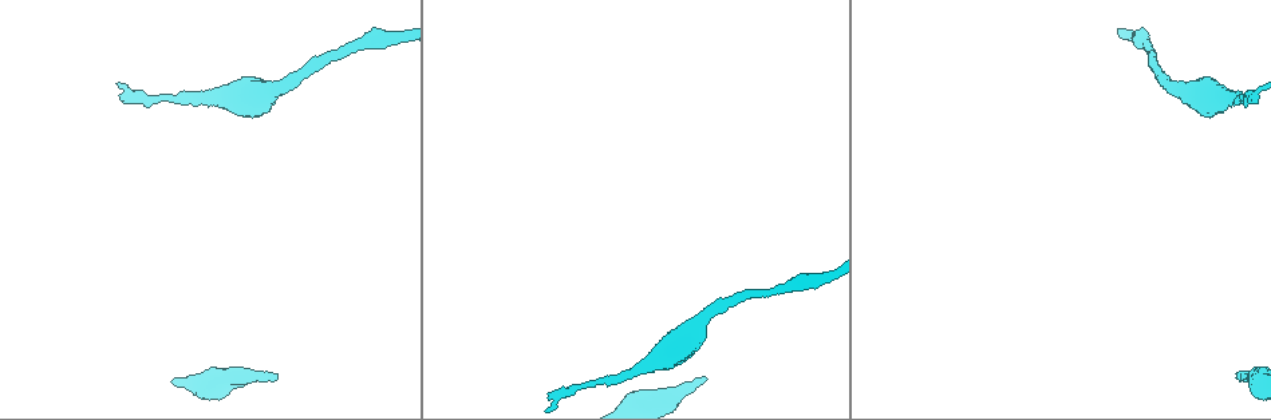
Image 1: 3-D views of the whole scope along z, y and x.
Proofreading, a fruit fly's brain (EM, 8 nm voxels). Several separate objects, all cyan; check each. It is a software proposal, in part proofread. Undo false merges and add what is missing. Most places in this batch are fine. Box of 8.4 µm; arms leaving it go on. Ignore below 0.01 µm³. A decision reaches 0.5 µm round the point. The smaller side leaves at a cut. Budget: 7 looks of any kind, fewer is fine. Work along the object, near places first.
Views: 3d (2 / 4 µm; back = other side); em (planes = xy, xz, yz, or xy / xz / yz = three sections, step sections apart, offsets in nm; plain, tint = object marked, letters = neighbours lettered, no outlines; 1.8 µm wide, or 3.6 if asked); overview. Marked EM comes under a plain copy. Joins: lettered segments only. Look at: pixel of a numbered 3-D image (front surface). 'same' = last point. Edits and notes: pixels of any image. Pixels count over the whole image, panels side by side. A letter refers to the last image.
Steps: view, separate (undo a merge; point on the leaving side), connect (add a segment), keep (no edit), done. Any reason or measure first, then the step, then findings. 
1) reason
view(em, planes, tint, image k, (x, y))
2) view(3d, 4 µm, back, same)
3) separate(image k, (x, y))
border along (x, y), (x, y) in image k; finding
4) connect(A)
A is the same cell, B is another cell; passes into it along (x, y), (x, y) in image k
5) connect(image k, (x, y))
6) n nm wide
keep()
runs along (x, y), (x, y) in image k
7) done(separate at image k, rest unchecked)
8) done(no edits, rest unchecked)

thick turns thin
view(3d, 4 µm, image 1, (1178, 93))

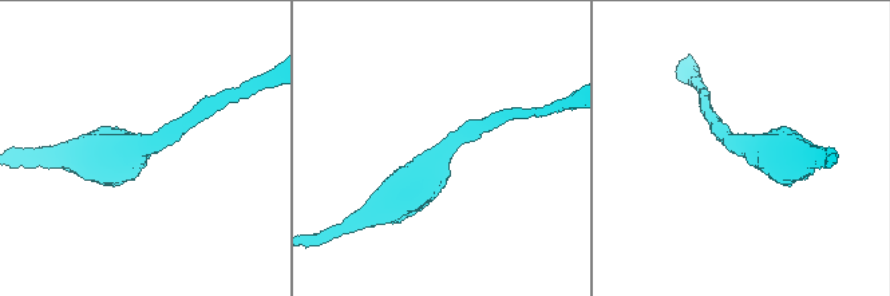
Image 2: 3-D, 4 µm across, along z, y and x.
arms of 220, 600 nm
view(em, planes, letters, image 2, (146, 146))

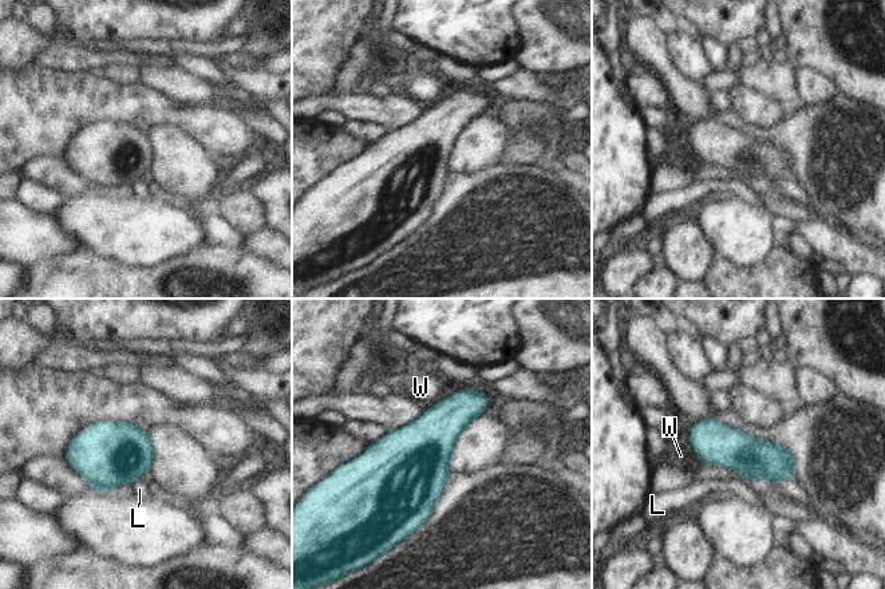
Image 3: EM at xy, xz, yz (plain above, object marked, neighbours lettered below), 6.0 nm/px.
260 nm wide
keep()
L and W are other cells; border along (139, 479), (130, 485) in image 3; one cell here

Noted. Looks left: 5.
thick turns thin
view(3d, 2 µm, image 1, (201, 94))

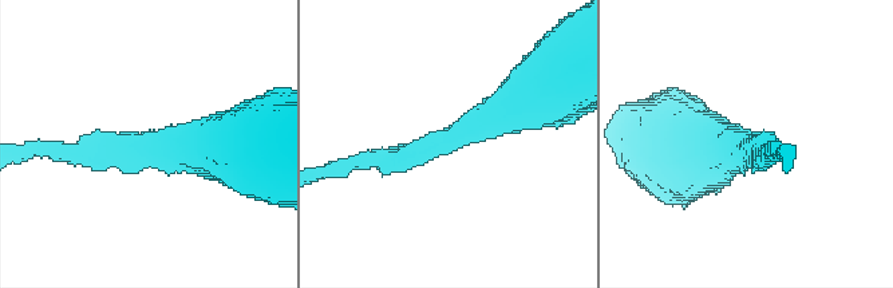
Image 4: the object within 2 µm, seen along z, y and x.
view(em, planes, tint, image 4, (446, 142))

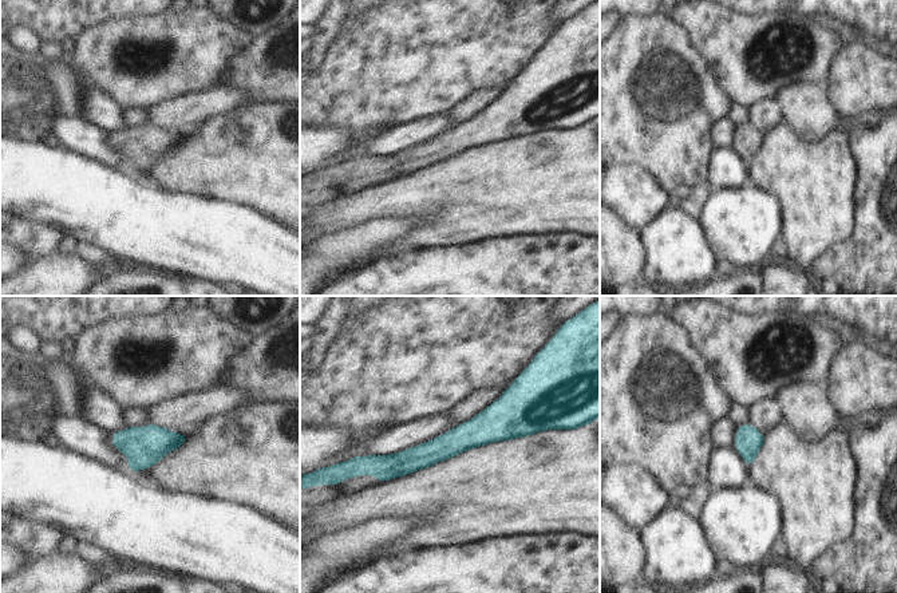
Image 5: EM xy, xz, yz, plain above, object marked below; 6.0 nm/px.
view(em, planes, letters, same)

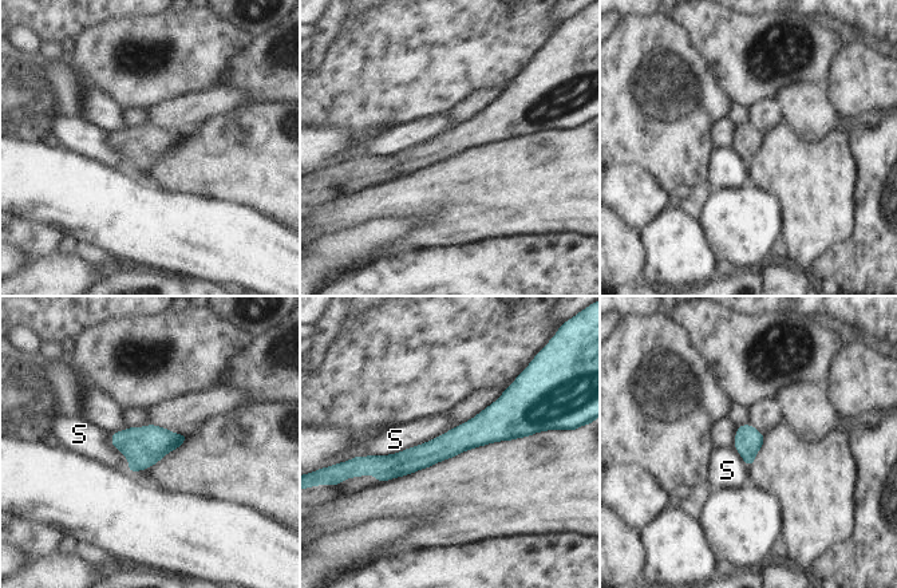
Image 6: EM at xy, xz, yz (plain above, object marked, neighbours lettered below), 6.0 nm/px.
160 nm wide
keep()
S is another cell; border along (451, 429), (395, 453), (362, 456) in image 6; all the same cell

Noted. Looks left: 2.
free end
view(em, planes, letters, image 1, (700, 380))

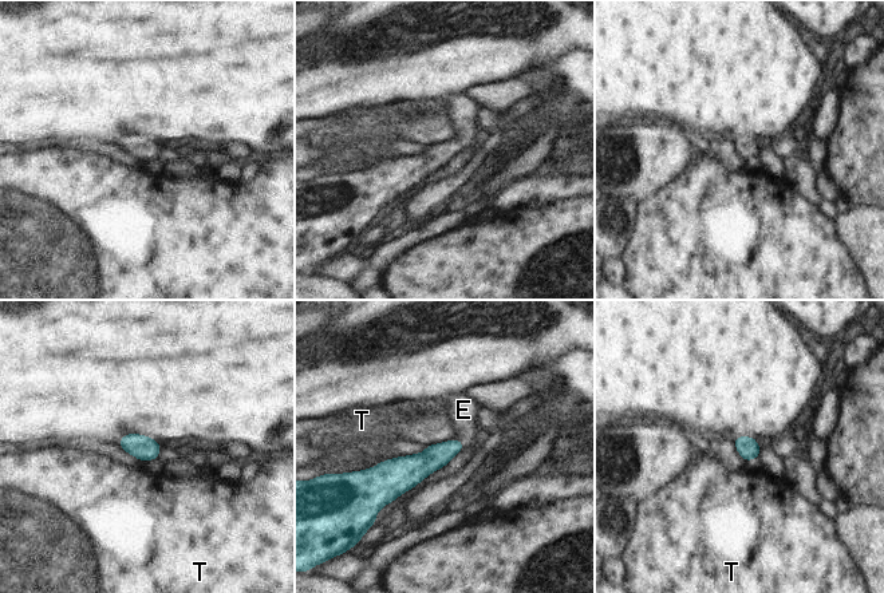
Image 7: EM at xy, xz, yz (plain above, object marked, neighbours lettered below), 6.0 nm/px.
connect(E)
E is the same cell, T is another cell; passes into it along (434, 457), (460, 441), (464, 410) in image 7; it goes on there

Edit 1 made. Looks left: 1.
done(connect at image 7, rest unchecked)

